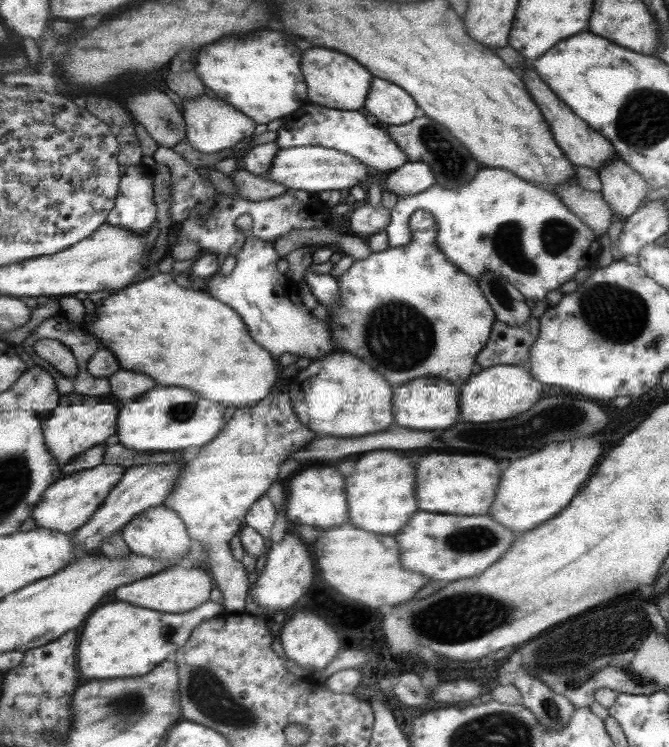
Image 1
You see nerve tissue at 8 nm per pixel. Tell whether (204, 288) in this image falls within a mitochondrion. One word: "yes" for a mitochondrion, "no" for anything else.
no

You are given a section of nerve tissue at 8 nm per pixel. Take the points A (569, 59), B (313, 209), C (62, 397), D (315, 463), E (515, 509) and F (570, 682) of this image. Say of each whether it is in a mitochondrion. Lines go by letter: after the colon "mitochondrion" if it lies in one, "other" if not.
A: other
B: other
C: other
D: other
E: other
F: mitochondrion

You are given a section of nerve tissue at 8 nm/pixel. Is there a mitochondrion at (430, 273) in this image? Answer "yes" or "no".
no

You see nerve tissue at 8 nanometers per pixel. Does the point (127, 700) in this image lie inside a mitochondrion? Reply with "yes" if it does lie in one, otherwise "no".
yes

